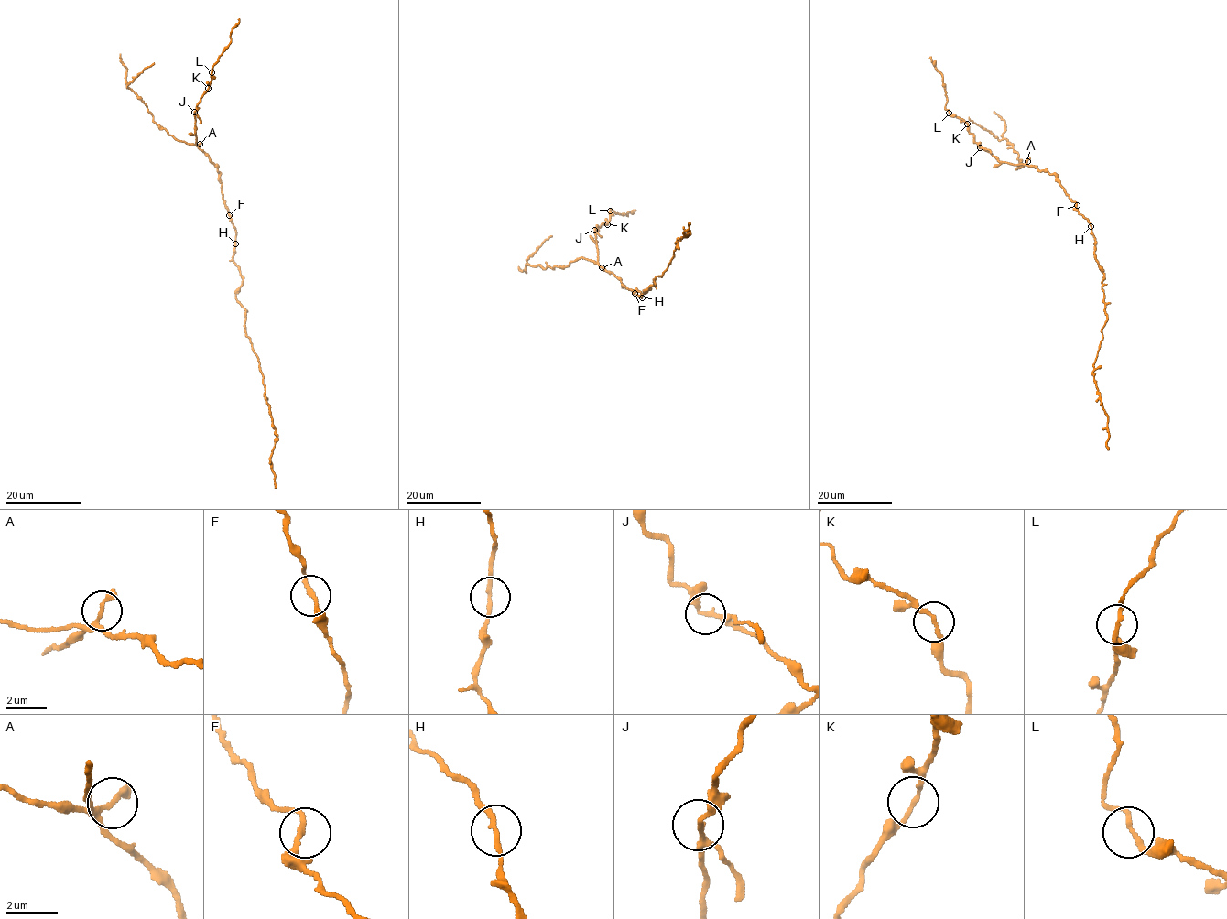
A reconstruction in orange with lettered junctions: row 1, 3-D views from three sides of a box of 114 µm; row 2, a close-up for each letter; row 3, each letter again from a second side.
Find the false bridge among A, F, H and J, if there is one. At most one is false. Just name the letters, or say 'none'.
none

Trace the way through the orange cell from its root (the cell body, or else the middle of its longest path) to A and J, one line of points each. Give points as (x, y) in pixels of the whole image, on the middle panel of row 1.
A: (642, 297), (640, 292), (633, 293), (626, 288), (619, 278), (602, 267)
J: (642, 297), (640, 292), (633, 293), (626, 288), (619, 278), (599, 264), (594, 229)

